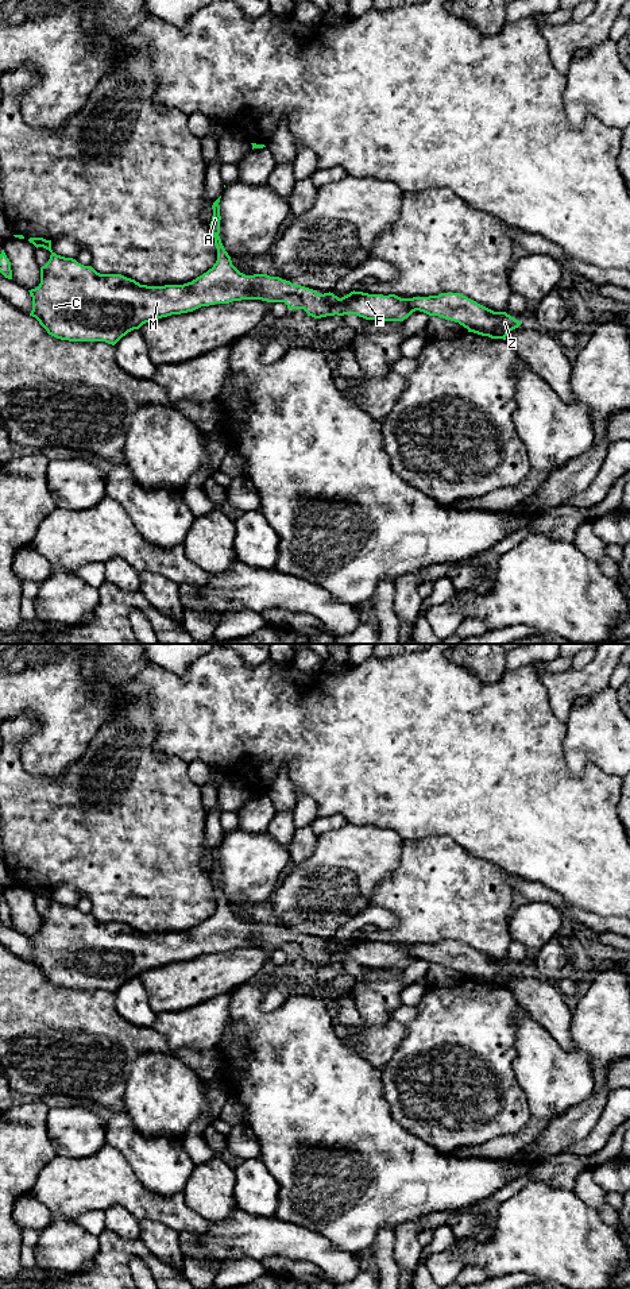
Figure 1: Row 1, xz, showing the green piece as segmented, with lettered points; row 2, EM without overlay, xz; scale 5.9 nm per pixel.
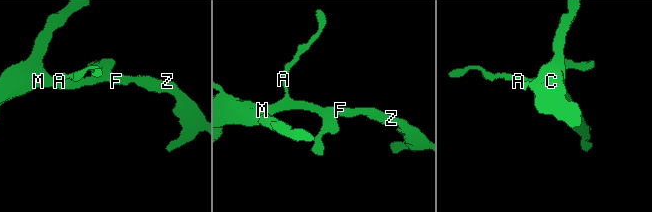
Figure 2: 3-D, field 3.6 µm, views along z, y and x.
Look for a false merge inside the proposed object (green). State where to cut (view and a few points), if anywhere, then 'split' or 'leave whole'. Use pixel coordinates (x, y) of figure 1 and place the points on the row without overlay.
no cut; leave whole

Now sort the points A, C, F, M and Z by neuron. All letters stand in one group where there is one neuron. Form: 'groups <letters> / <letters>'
groups A C F M Z

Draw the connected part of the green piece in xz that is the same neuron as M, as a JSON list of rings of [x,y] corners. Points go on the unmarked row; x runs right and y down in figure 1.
[[[220,846],[213,850],[210,877],[217,896],[217,908],[212,916],[192,930],[183,933],[147,934],[121,922],[100,922],[92,914],[84,914],[73,906],[57,903],[51,898],[51,888],[30,885],[28,889],[36,896],[43,895],[51,900],[49,910],[40,915],[40,931],[28,938],[32,945],[35,965],[49,983],[69,989],[105,989],[115,993],[123,984],[143,972],[167,965],[193,960],[201,954],[214,952],[229,952],[241,948],[262,948],[267,950],[285,950],[289,957],[304,957],[308,964],[321,966],[326,964],[356,962],[375,969],[403,969],[413,960],[420,958],[429,964],[438,964],[459,970],[468,980],[491,987],[503,987],[510,979],[518,976],[522,969],[515,968],[506,960],[494,960],[460,941],[441,941],[429,945],[401,946],[395,942],[368,942],[351,939],[339,946],[333,941],[318,942],[316,938],[294,933],[290,929],[267,922],[246,923],[240,921],[225,899],[220,881]]]

